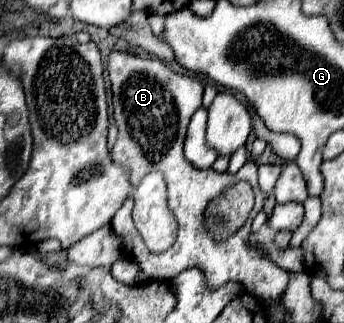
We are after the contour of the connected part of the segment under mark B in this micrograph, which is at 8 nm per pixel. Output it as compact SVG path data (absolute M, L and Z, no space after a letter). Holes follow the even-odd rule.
M117 50L109 54L107 72L113 90L113 108L115 108L113 116L119 128L119 136L111 154L113 162L129 170L131 186L137 186L141 178L151 170L161 170L165 180L169 182L169 208L173 208L179 222L179 234L175 244L161 254L149 252L131 220L133 198L129 196L111 222L113 230L125 238L125 254L135 262L139 262L141 270L151 280L169 282L173 276L177 276L187 268L199 268L205 272L207 284L211 288L219 288L231 280L243 284L245 290L249 290L265 304L279 298L287 290L289 272L277 268L275 264L269 264L265 256L257 252L249 252L249 248L245 248L245 236L249 236L251 232L251 222L257 216L257 212L263 210L263 202L265 202L265 196L257 184L257 164L253 160L247 160L245 166L235 176L231 176L225 172L219 174L211 168L203 172L193 164L189 164L183 154L187 124L195 114L195 110L201 108L201 98L203 98L201 82L197 78L173 72L159 58L139 58L135 54L117 52ZM239 180L247 180L253 186L255 206L247 222L233 236L229 236L223 242L217 242L205 228L205 218L203 218L205 208L209 206L211 198L221 196L229 186L233 186Z

